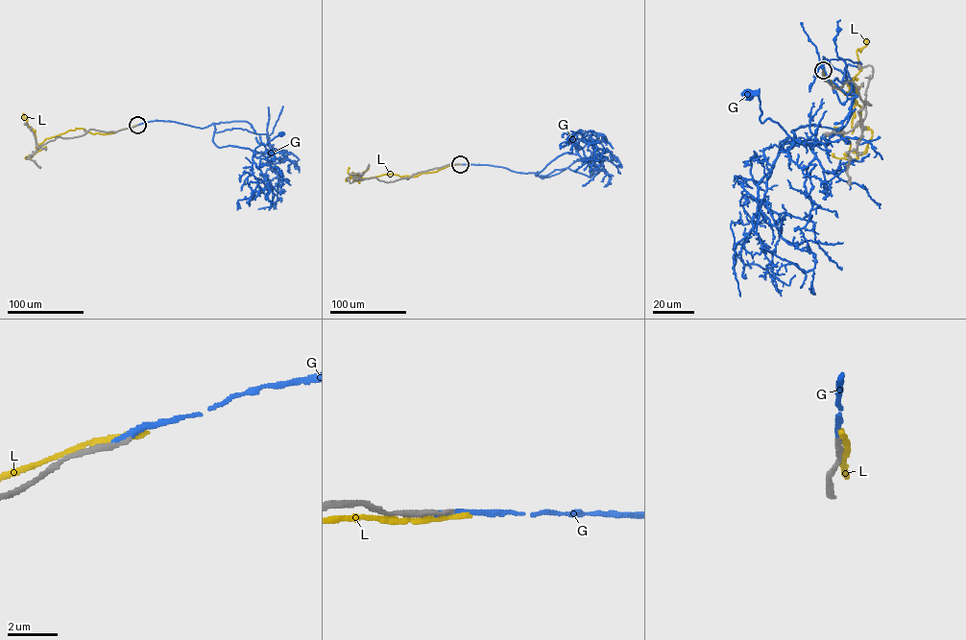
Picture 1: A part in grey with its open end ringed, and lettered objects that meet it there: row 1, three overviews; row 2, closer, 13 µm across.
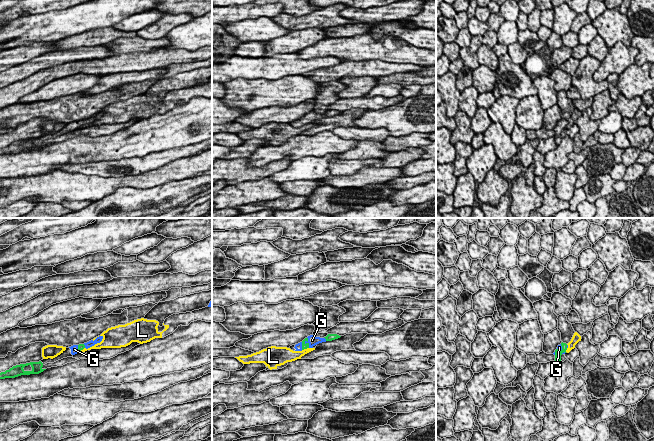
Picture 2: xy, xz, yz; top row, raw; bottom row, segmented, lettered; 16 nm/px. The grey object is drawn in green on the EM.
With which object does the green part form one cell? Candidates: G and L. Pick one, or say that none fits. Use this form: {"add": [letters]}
{"add": ["G"]}

